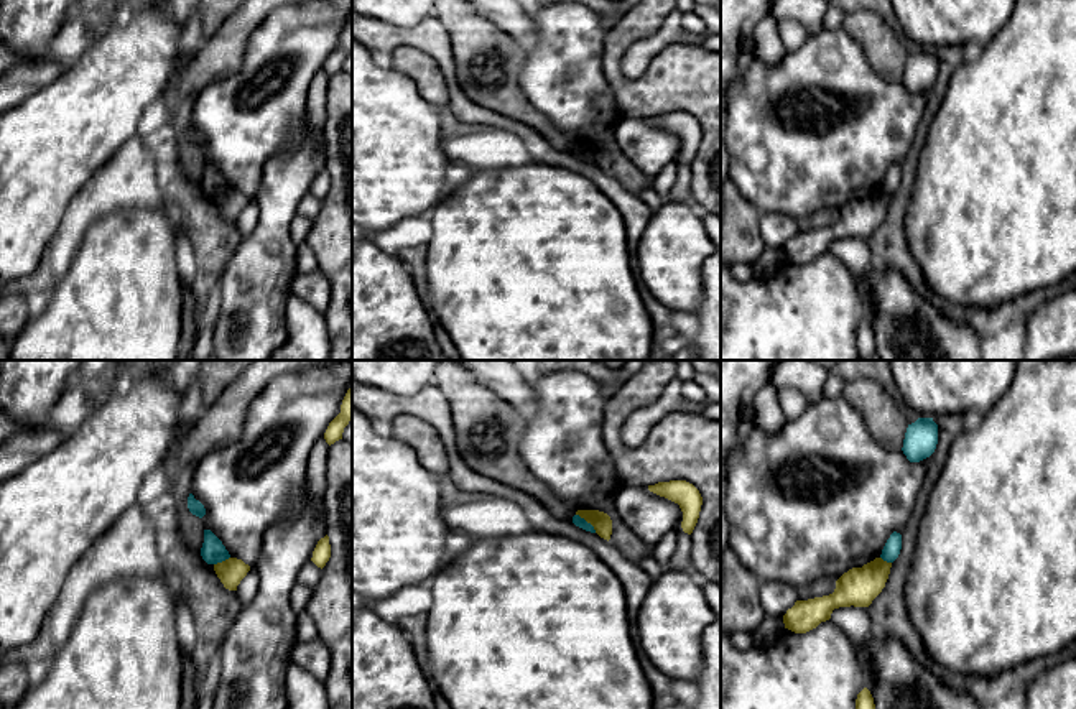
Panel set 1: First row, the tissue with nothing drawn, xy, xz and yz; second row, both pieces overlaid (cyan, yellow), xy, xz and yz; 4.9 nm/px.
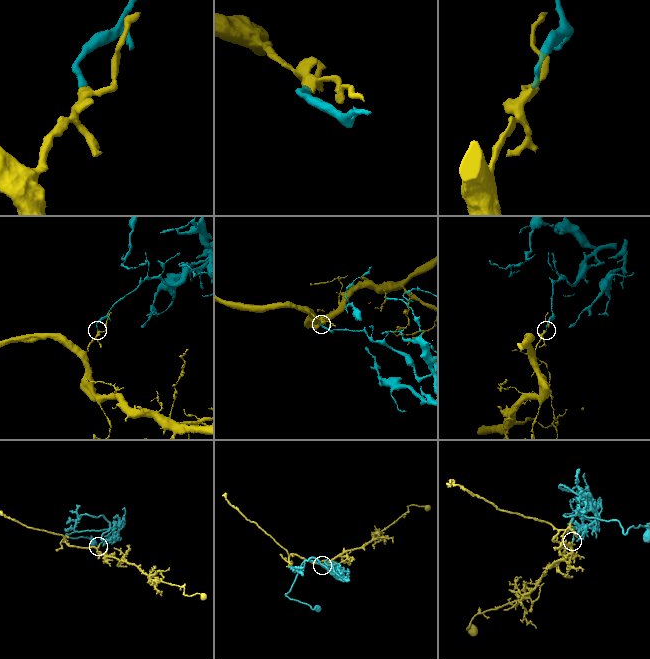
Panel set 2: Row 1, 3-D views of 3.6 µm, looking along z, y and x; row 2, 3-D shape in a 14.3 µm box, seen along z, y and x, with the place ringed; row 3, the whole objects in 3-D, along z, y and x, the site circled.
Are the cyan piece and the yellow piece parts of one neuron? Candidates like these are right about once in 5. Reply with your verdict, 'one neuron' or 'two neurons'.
two neurons

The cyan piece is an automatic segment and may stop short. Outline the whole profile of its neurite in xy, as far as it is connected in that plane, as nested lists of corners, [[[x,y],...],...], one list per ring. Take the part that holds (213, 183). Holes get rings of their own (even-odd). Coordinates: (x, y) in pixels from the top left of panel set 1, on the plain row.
[[[204,161],[201,188],[207,196],[217,196],[230,189],[222,173],[211,161]]]

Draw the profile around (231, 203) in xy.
[[[229,189],[222,194],[214,196],[214,202],[225,220],[237,222],[237,217],[247,207],[250,197],[242,191]]]

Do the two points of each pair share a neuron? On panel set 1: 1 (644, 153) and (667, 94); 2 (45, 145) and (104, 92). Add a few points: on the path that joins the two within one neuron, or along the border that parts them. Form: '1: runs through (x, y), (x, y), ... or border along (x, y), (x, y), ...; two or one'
1: border along (647, 117), (622, 119); two
2: runs through (60, 135), (89, 107); one

